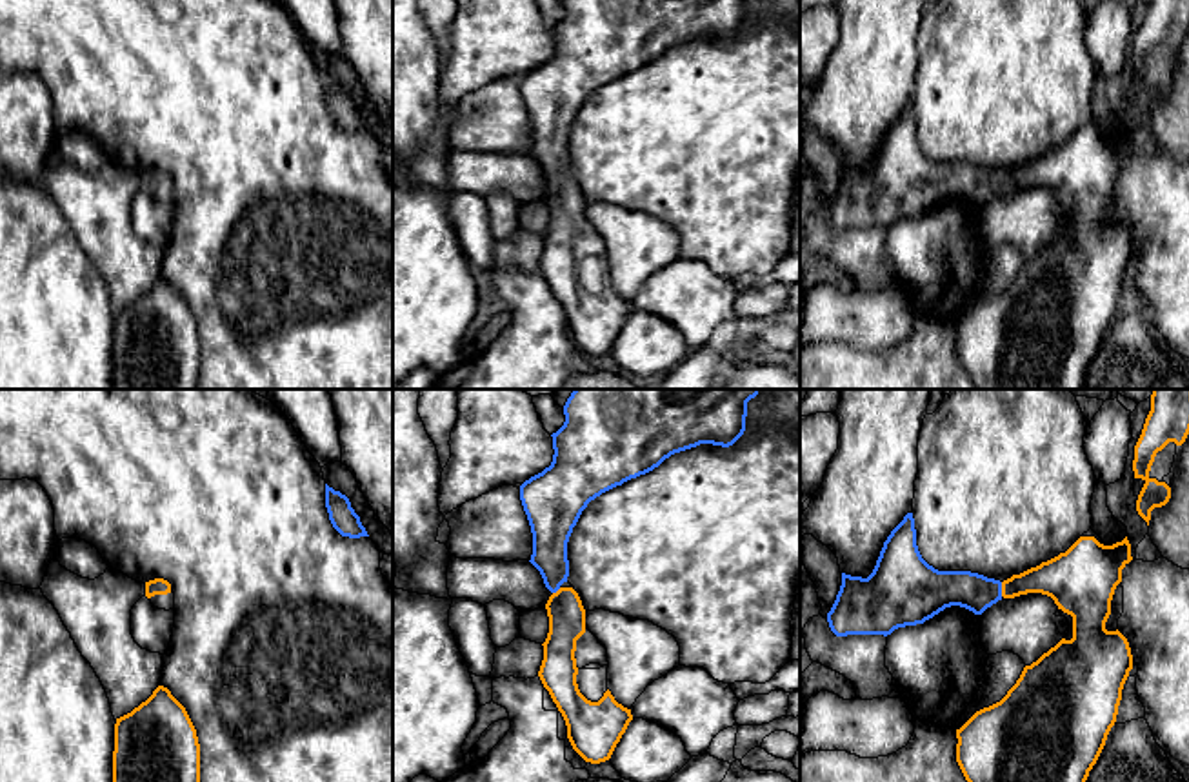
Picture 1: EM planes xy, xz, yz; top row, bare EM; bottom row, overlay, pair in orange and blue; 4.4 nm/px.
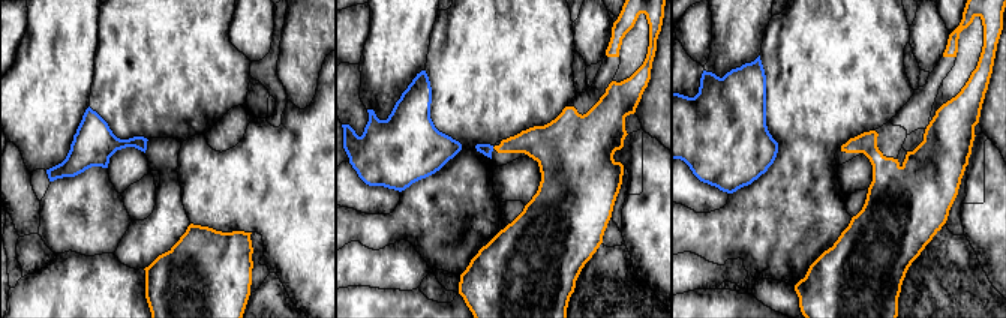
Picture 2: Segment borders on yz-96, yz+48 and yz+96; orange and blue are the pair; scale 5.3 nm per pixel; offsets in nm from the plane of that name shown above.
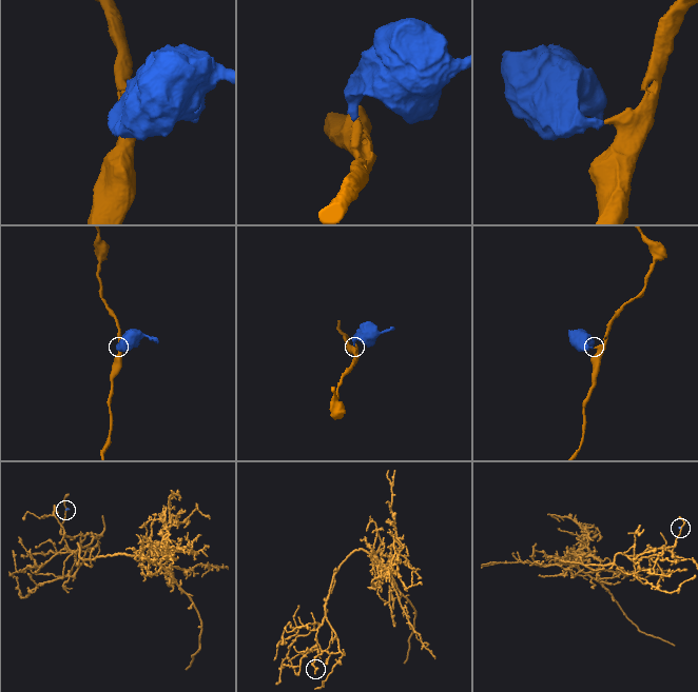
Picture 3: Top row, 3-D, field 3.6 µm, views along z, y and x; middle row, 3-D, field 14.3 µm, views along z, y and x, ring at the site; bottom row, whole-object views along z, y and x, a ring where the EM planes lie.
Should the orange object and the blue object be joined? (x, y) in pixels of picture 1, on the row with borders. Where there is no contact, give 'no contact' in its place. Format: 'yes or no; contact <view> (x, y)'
yes; contact yz (1002, 590)

